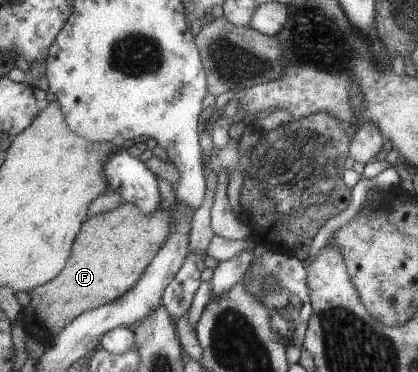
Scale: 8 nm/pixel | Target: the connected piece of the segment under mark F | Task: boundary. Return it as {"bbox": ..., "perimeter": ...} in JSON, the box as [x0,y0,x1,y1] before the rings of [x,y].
{"bbox":[22,202,172,339],"perimeter":[[[123,202],[110,211],[87,217],[60,273],[28,292],[30,300],[22,307],[24,315],[30,315],[32,309],[40,327],[54,339],[80,314],[110,303],[130,290],[167,241],[171,227],[172,218],[164,205],[152,211],[152,215],[144,215],[136,204]]]}

